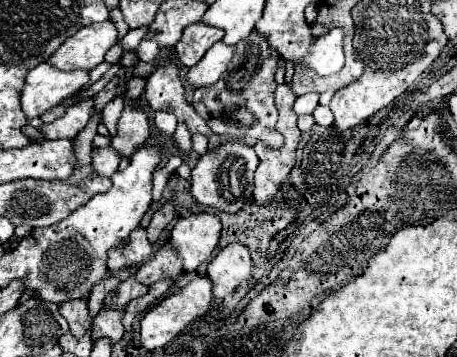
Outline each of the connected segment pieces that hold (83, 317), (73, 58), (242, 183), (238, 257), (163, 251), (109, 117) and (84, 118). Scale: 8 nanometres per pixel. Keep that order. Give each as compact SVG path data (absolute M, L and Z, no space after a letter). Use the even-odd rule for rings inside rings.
M70 299L60 303L60 315L68 321L72 335L84 335L90 329L90 313L86 299Z
M110 19L102 23L90 23L66 39L66 43L62 43L62 47L48 59L48 63L54 63L62 71L90 71L104 61L106 51L116 43L116 35L118 31Z
M240 139L224 141L216 149L208 149L192 169L192 195L198 203L216 207L226 213L236 213L244 209L244 205L252 199L254 189L254 171L258 167L258 157L254 149Z
M230 243L218 251L218 255L208 265L208 277L214 285L214 297L224 299L240 283L248 281L252 269L252 259L242 243Z
M164 243L148 261L144 261L138 267L136 279L144 285L152 285L164 277L178 279L180 273L182 273L182 259L178 257L172 243Z
M117 96L102 110L102 122L112 135L116 135L116 123L124 108L124 96Z
M92 99L82 101L78 105L72 105L64 111L64 115L60 117L60 121L54 121L50 125L40 125L38 131L46 137L46 139L62 139L62 137L76 137L88 123L90 115L92 115L94 103Z

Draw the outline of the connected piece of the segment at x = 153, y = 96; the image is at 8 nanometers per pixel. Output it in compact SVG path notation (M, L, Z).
M164 49L164 57L160 59L156 71L152 75L148 75L144 99L154 111L162 111L162 109L174 111L178 121L186 121L186 125L190 127L190 133L212 135L206 121L194 111L192 105L188 105L188 101L184 97L180 65L172 51Z

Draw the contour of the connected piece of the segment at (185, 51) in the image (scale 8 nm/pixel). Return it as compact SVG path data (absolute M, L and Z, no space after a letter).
M194 23L186 27L180 41L174 45L174 51L184 67L192 67L204 57L204 53L212 47L212 43L220 39L222 39L222 31L214 27L206 27L204 23Z

